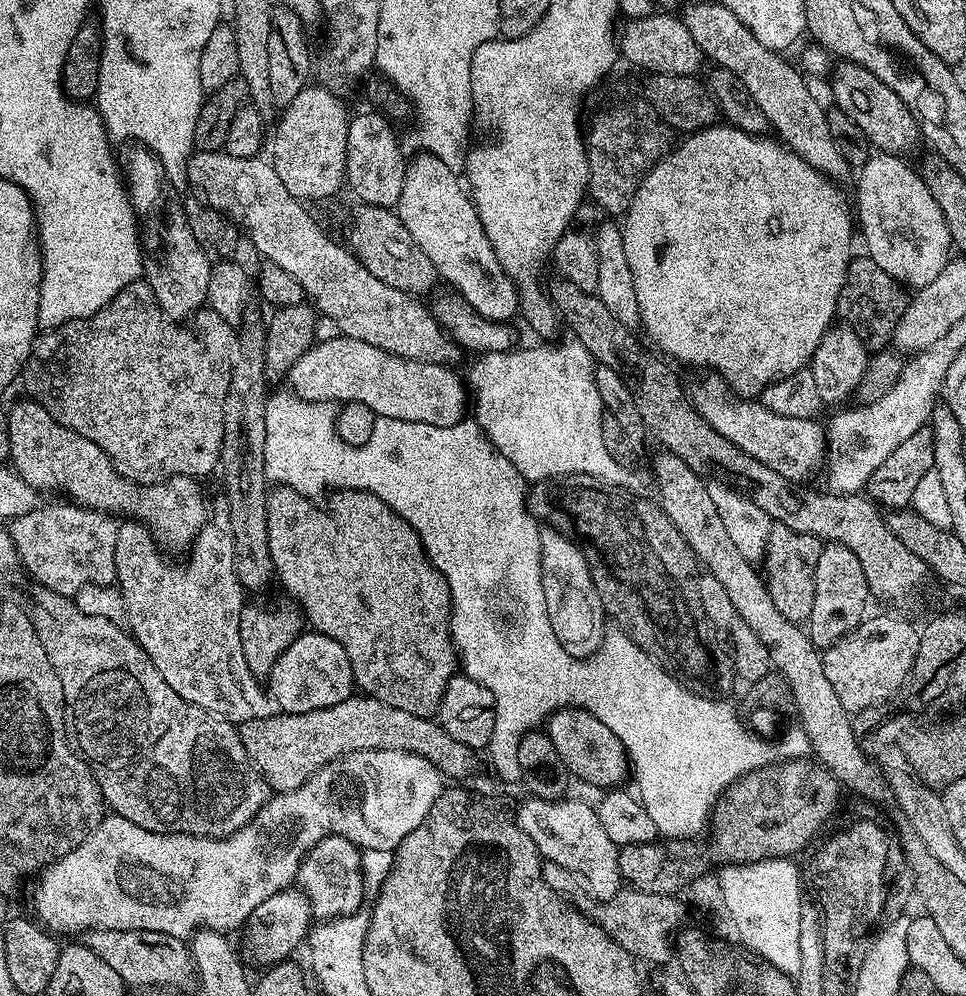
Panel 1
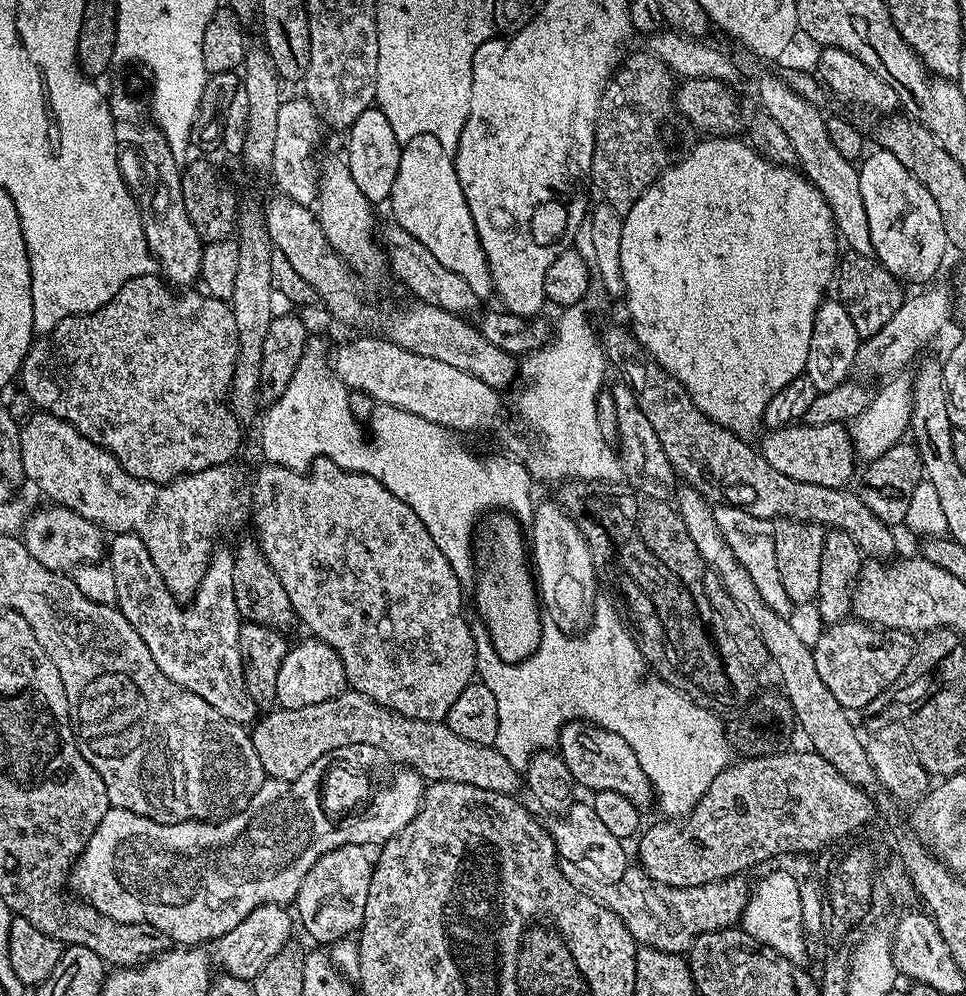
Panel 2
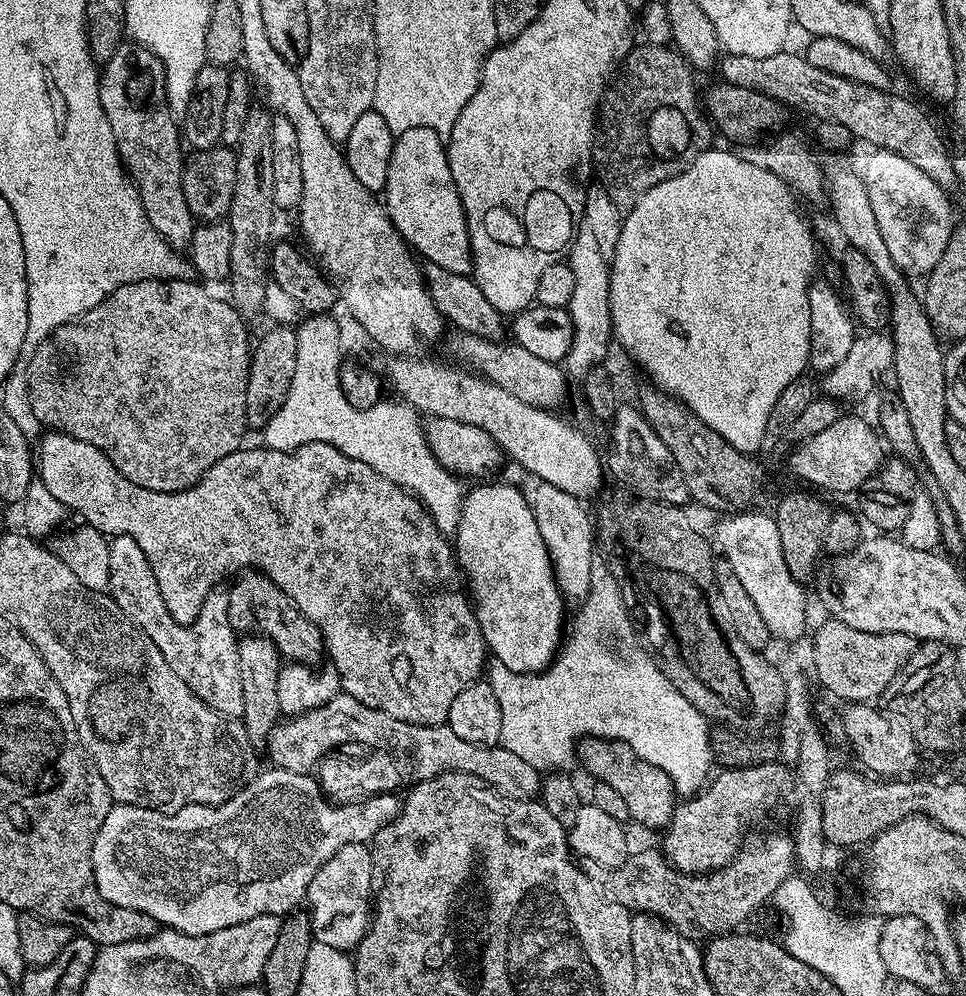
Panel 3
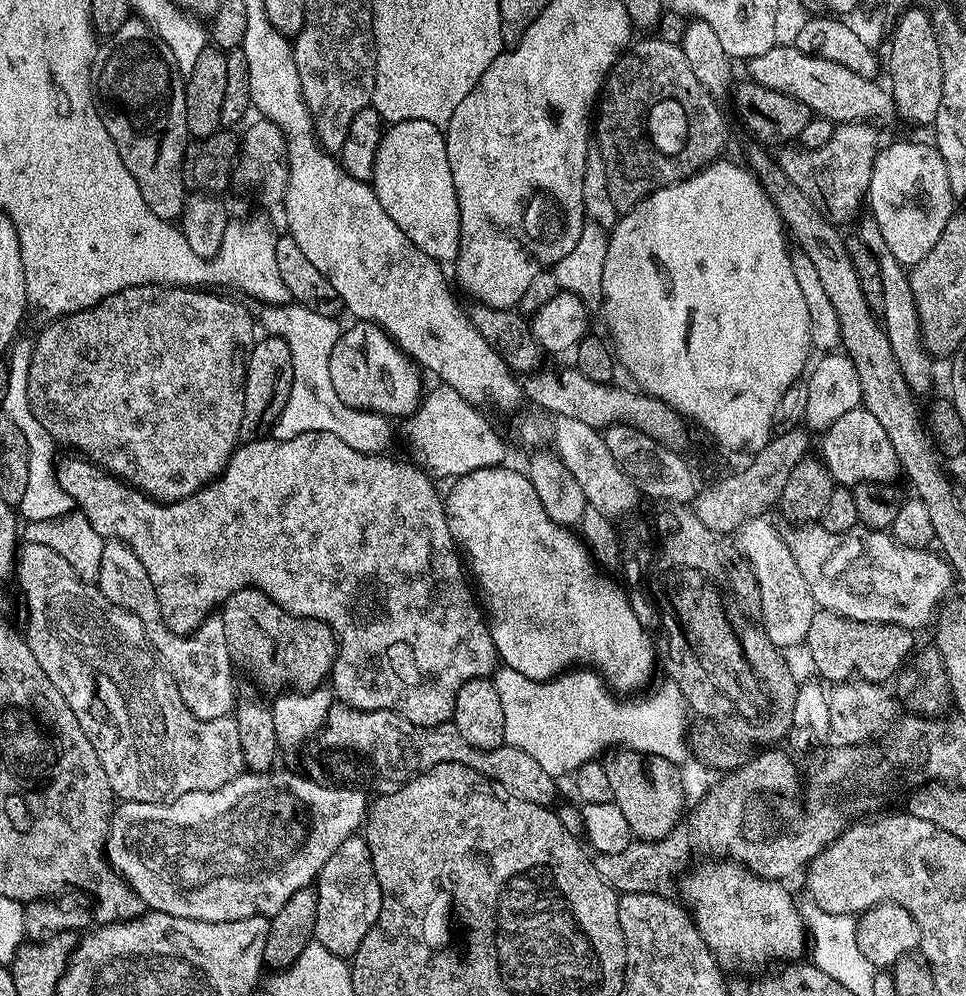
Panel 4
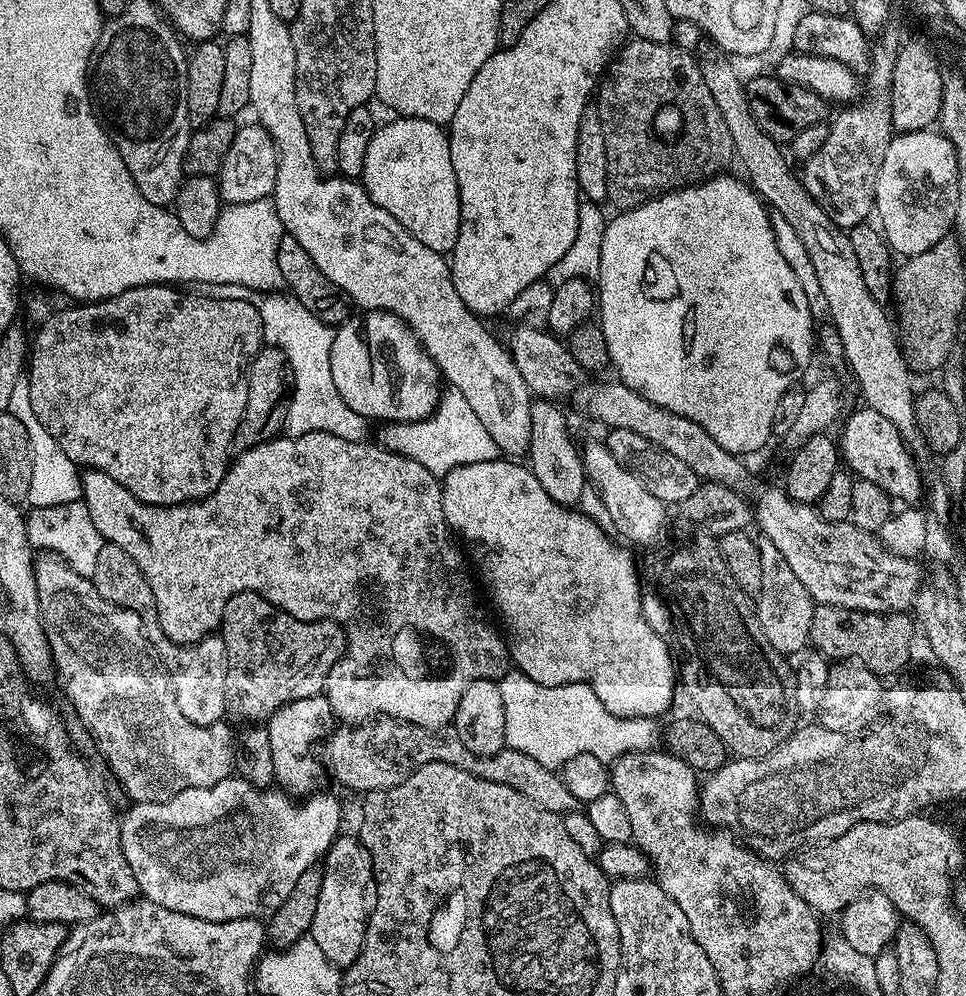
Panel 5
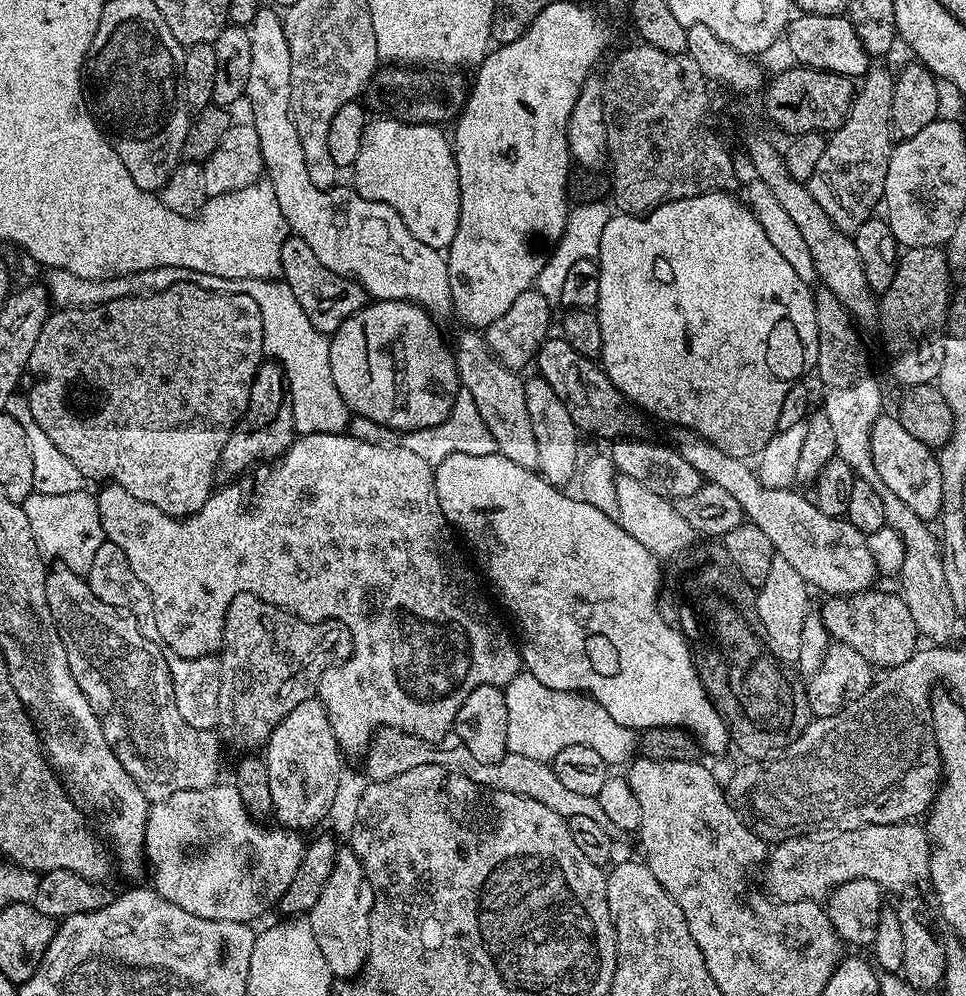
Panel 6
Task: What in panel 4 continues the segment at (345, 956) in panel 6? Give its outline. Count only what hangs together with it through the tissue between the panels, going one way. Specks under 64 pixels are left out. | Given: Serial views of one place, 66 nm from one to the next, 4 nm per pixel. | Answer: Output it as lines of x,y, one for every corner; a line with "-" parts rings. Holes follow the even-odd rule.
352,835
336,850
322,866
314,881
318,894
318,918
316,919
316,939
326,946
330,954
351,958
355,956
362,938
374,926
382,906
382,894
374,874
372,855
363,835

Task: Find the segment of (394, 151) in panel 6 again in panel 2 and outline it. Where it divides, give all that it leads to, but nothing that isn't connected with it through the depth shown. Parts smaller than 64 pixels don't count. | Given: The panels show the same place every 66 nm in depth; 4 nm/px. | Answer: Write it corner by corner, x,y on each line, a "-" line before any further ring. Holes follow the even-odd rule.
428,134
410,138
400,149
398,174
394,178
394,190
390,197
391,219
406,234
414,234
446,270
454,270
463,278
470,290
481,298
493,295
492,275
486,262
486,254
480,245
474,218
470,218
470,206
466,206
466,194
462,194
462,182
458,182
453,153
442,150
442,142

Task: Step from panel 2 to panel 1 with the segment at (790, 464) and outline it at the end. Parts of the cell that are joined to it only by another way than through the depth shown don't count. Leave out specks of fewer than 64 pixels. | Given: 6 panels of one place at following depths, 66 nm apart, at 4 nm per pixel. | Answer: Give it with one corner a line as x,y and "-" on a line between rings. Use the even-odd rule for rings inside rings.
701,376
704,377
690,388
692,405
710,426
714,426
714,430
718,430
718,434
722,434
722,438
730,438
738,450
746,450
750,458
758,458
762,466
778,470
782,478
793,482
808,482
816,471
819,473
825,467
825,429
821,425
819,428
816,420
779,416
755,399
737,396
721,376

